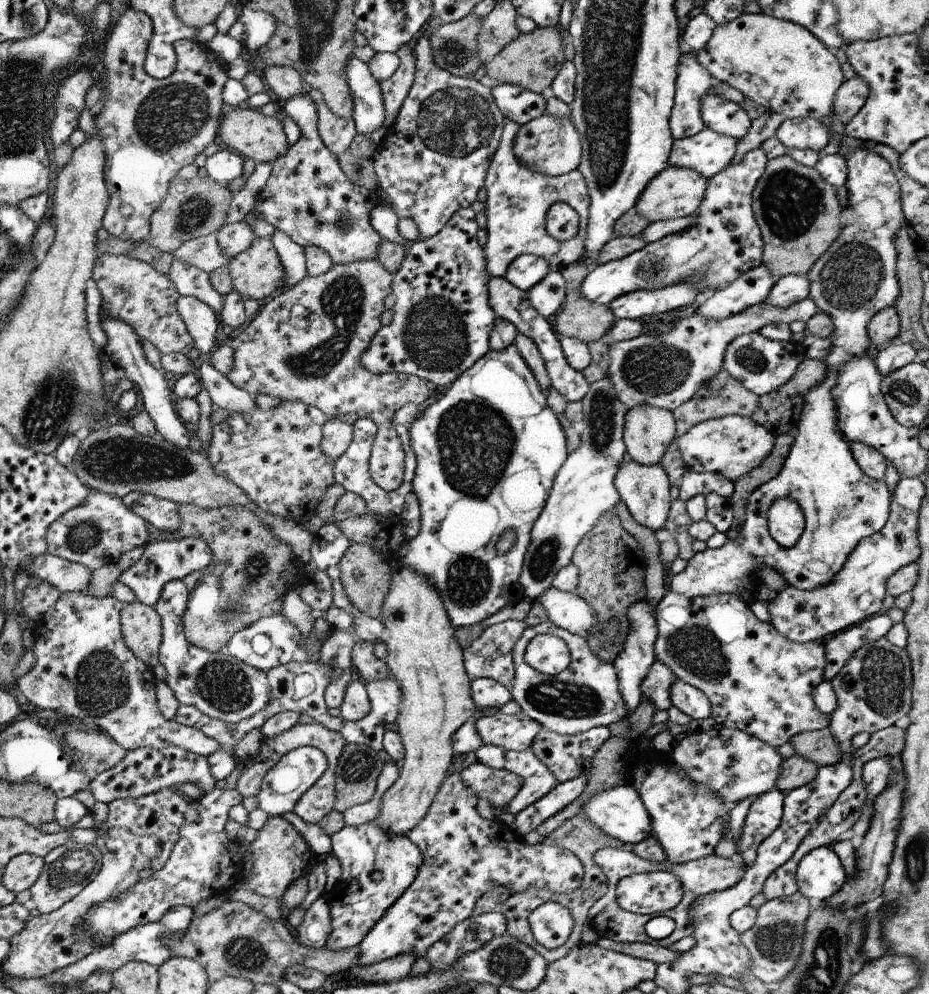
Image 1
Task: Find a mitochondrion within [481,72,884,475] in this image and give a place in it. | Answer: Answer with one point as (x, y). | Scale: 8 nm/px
(790, 202)

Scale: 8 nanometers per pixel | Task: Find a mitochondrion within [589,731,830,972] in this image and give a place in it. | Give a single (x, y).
(776, 942)

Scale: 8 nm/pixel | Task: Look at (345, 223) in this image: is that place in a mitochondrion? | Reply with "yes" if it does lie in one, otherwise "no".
yes

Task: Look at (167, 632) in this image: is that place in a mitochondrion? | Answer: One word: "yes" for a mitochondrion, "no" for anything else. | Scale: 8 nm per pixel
no

